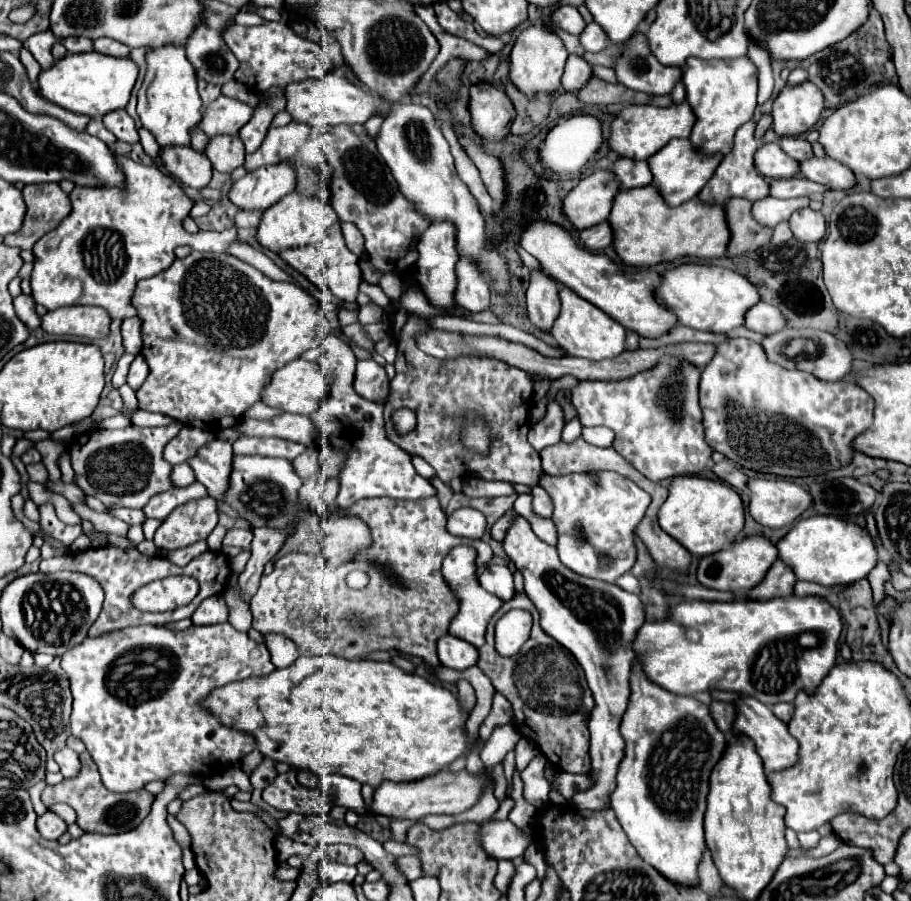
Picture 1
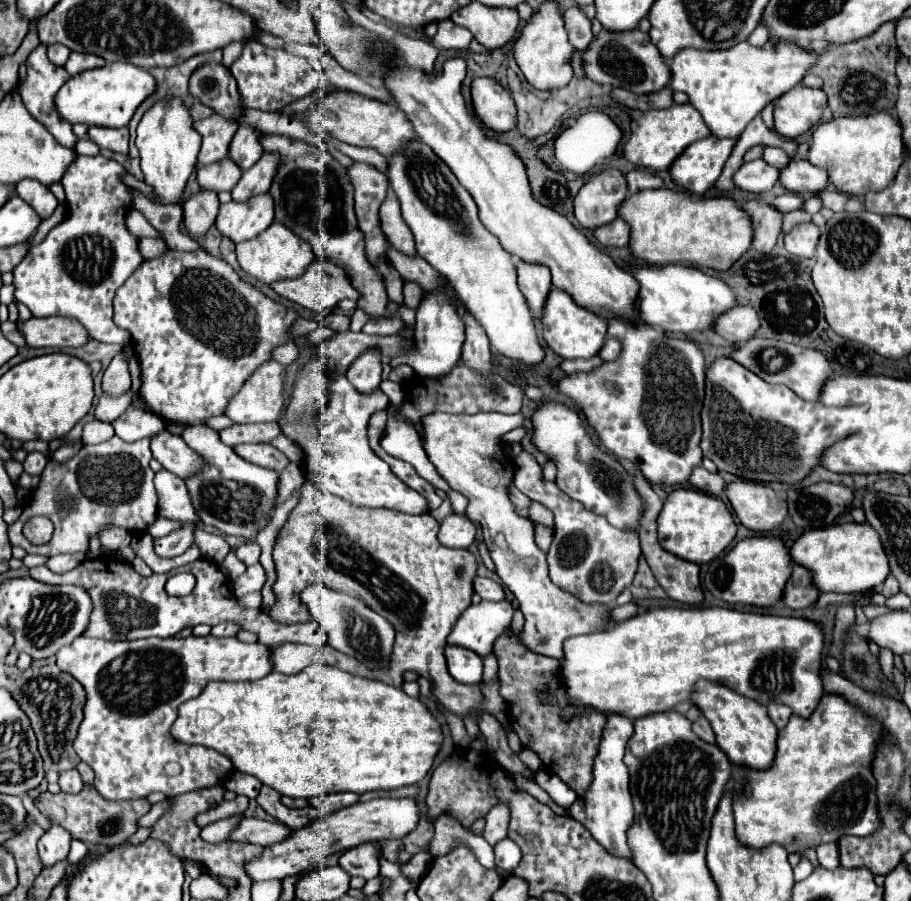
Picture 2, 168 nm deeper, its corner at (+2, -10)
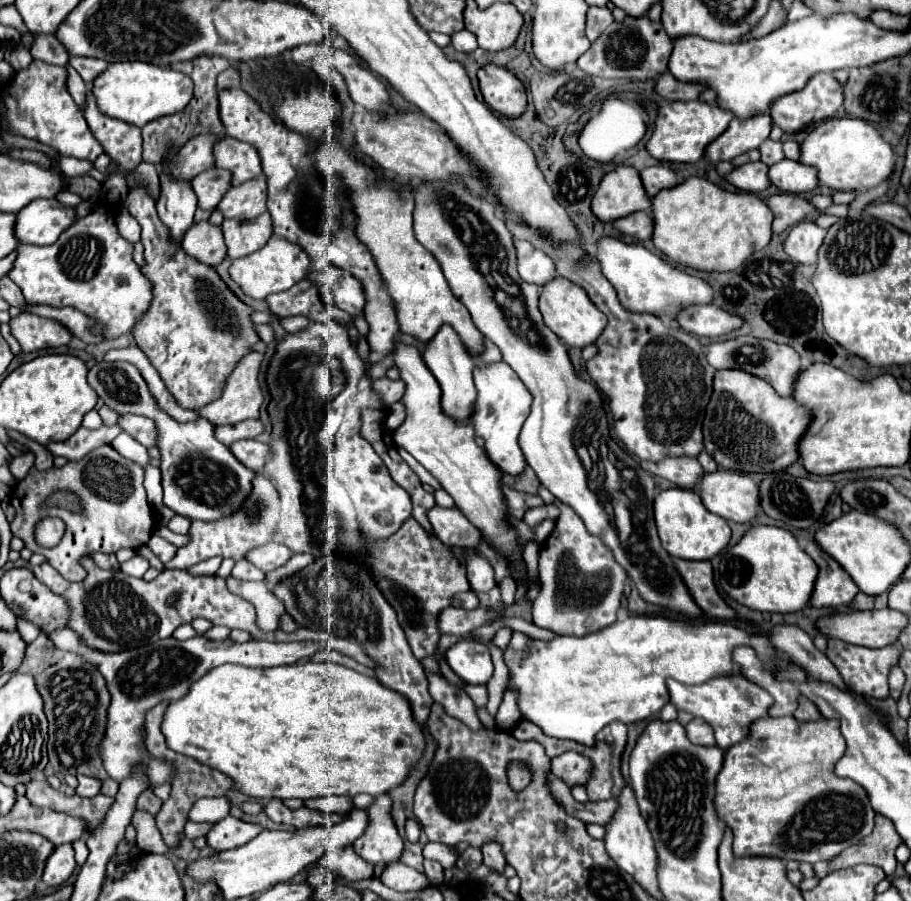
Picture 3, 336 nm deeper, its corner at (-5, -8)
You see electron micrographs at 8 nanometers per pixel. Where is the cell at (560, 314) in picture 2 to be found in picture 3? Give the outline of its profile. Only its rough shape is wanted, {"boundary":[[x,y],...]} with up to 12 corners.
{"boundary":[[575,283],[539,287],[547,327],[569,347],[591,345],[607,317]]}

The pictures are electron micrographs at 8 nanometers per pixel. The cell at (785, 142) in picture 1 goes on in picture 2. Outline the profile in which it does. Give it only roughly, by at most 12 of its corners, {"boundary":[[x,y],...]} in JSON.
{"boundary":[[766,147],[762,159],[778,169],[792,161],[786,151]]}

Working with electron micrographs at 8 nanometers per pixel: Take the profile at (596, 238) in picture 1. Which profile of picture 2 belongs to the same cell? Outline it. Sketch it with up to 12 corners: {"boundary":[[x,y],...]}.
{"boundary":[[618,217],[594,229],[602,247],[626,247],[628,225]]}

